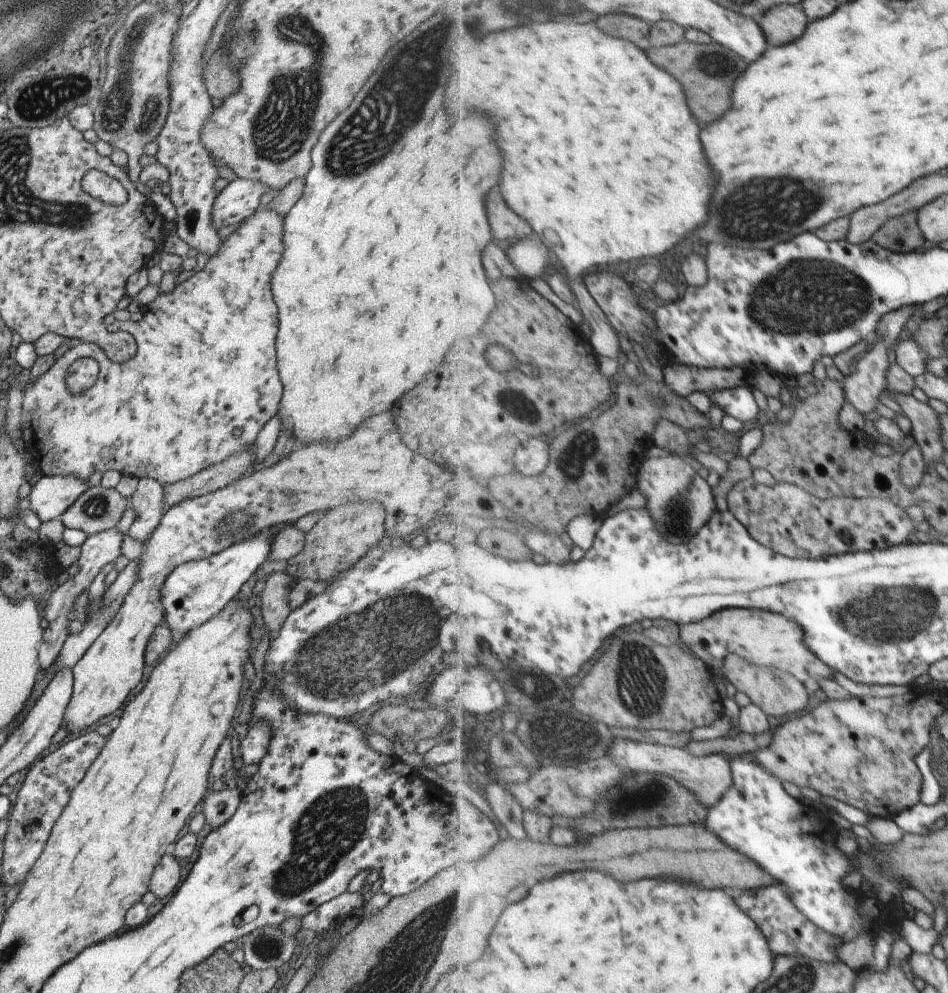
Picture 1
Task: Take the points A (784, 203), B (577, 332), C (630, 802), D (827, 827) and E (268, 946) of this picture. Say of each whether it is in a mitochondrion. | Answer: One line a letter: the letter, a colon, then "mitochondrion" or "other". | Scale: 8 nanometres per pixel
A: mitochondrion
B: other
C: mitochondrion
D: other
E: mitochondrion

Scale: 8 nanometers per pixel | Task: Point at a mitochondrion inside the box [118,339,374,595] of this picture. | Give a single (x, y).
(293, 497)

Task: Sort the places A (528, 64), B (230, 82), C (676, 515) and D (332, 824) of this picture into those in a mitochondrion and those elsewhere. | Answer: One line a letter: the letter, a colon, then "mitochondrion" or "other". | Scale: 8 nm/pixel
A: other
B: other
C: mitochondrion
D: mitochondrion

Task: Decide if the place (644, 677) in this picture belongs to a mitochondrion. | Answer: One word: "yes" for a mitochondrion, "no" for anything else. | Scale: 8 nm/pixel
yes

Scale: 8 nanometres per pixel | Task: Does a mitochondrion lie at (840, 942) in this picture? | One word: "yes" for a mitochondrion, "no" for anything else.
no

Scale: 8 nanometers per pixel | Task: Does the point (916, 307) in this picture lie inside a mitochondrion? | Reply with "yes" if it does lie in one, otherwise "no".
no

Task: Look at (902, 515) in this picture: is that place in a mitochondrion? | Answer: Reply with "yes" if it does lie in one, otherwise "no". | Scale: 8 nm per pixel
no

